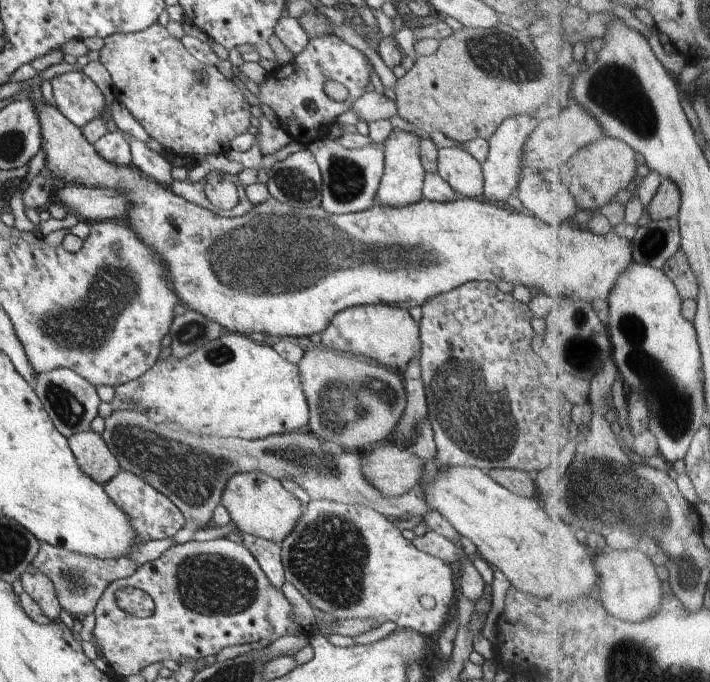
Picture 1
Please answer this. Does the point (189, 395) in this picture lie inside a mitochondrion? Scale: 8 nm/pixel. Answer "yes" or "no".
no

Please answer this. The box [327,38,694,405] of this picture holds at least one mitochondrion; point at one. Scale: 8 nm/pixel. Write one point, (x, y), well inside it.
(616, 89)

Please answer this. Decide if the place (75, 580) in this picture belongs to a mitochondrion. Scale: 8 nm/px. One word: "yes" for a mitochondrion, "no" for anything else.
yes

